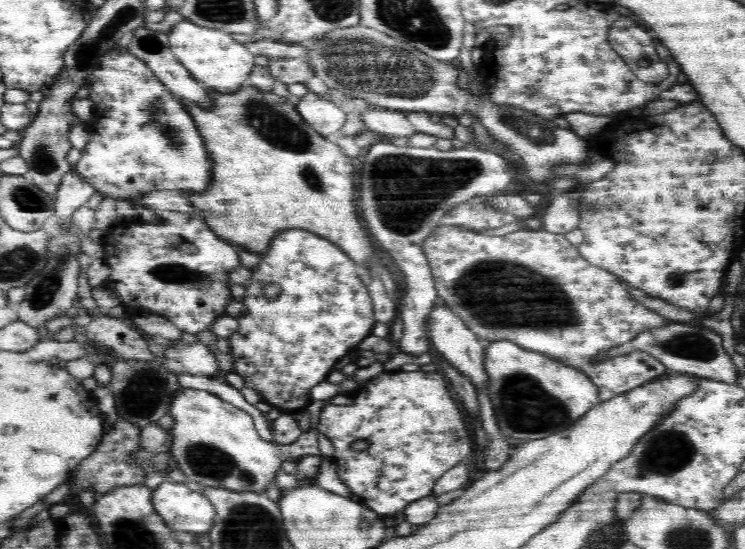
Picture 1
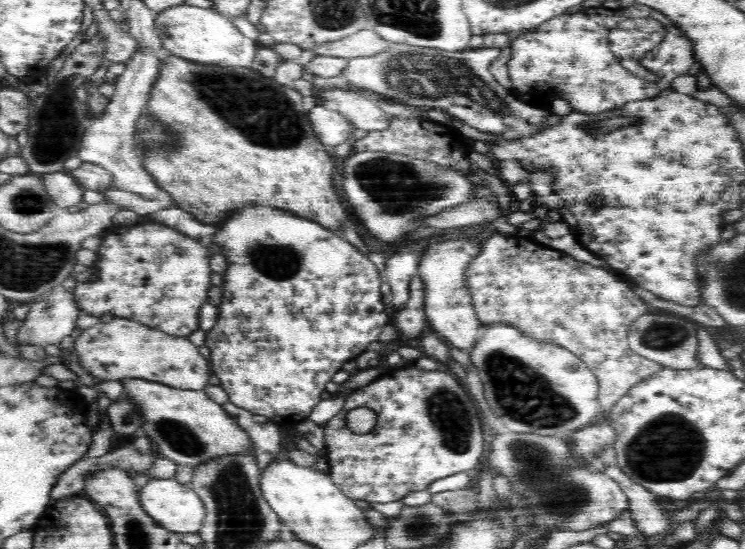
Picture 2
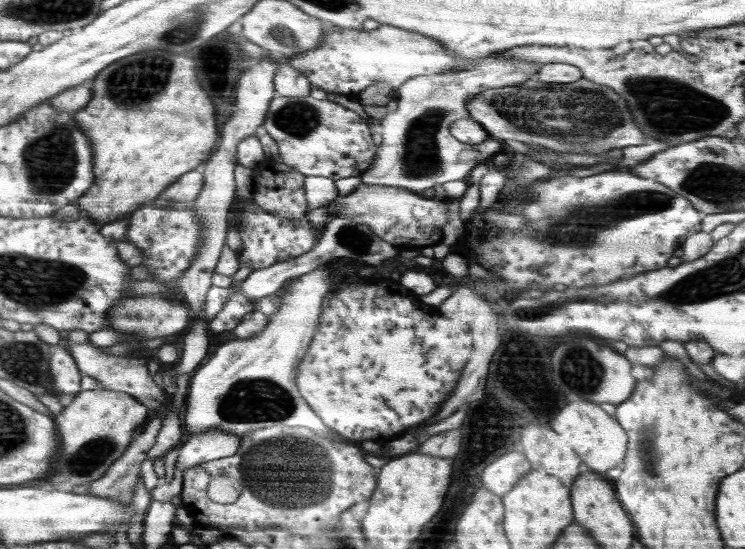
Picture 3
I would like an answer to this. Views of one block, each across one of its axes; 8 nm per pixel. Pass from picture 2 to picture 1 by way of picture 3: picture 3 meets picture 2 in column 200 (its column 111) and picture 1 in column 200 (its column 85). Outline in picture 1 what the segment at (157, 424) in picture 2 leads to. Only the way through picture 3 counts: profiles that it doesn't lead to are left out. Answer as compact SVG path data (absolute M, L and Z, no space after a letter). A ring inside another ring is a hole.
M182 388L180 392L174 392L168 412L174 418L174 427L170 429L170 454L177 468L196 488L204 486L240 494L264 494L284 462L304 456L325 456L318 445L318 422L322 407L327 403L326 400L312 400L308 404L310 430L304 431L293 443L272 444L258 435L258 426L250 413L210 392Z

